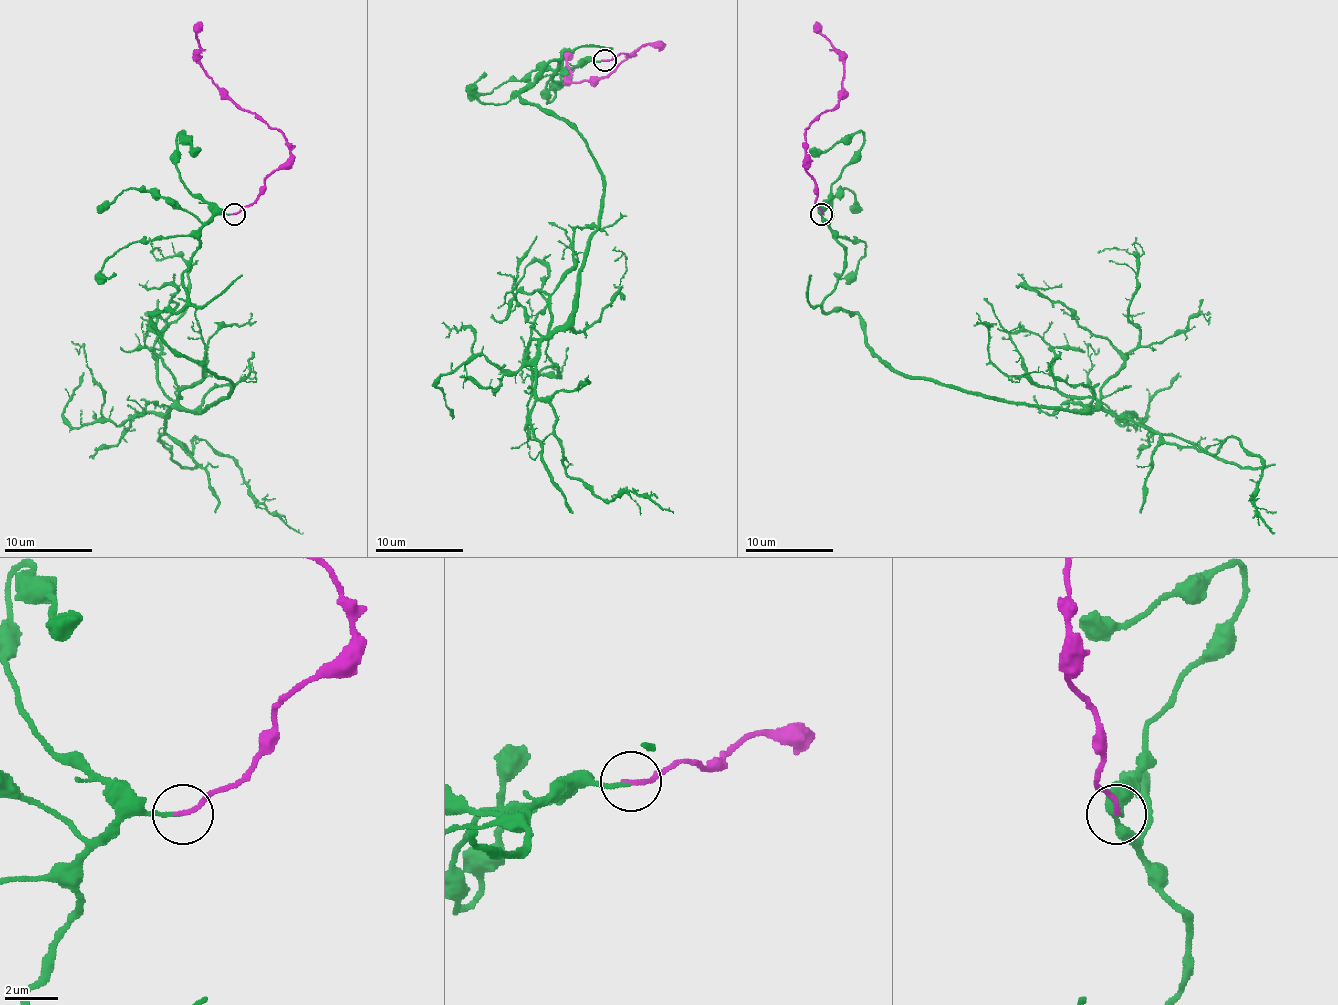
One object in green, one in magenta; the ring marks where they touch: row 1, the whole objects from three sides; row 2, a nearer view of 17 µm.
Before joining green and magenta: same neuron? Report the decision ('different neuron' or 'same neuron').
same neuron

